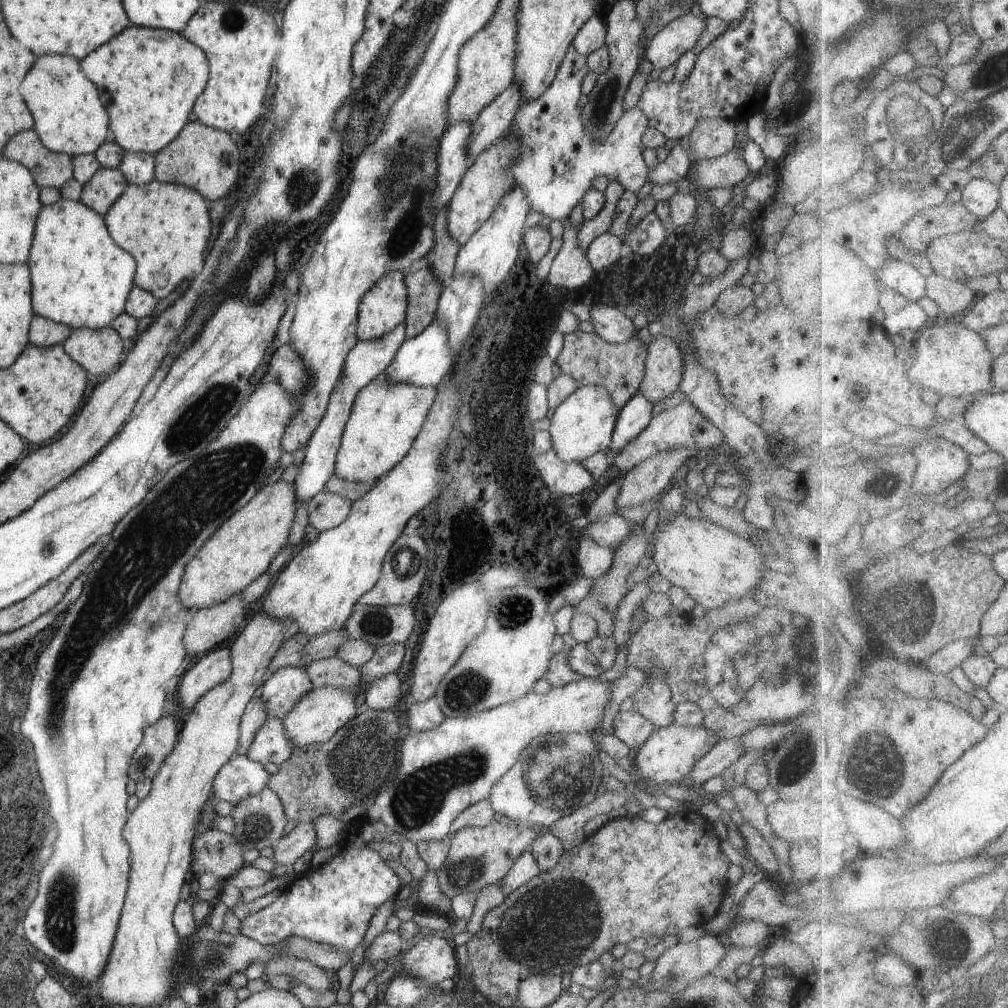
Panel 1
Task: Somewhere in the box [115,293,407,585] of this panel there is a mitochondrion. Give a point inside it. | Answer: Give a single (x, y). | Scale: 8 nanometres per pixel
(195, 425)

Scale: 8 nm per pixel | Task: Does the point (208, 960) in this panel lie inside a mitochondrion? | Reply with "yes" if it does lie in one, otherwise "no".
yes

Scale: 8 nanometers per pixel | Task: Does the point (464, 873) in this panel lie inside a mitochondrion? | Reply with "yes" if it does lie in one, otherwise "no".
yes

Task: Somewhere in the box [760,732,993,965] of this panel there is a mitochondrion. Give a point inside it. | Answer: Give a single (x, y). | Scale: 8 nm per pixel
(875, 770)

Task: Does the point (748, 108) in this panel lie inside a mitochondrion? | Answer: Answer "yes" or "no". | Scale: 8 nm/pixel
no

